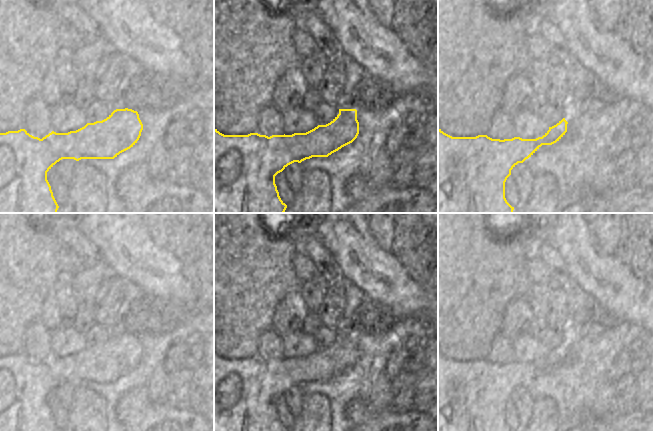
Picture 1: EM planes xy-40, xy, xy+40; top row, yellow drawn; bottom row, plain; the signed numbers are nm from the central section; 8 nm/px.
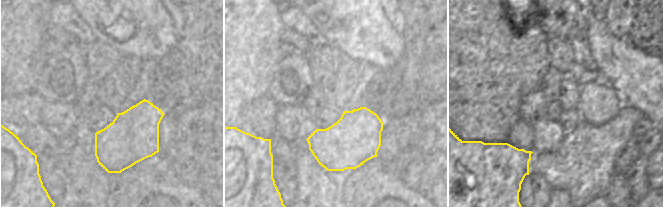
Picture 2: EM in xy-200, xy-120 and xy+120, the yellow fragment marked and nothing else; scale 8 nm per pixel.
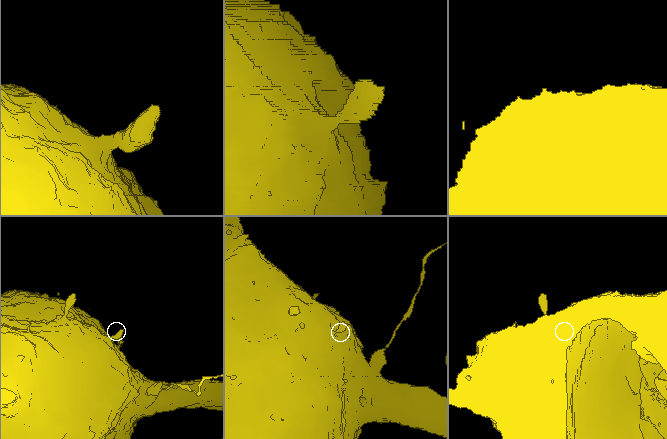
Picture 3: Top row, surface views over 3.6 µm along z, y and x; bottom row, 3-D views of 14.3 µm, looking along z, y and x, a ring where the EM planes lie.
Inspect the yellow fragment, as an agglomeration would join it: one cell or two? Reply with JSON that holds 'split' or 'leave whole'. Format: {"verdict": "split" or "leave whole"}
{"verdict": "leave whole"}

